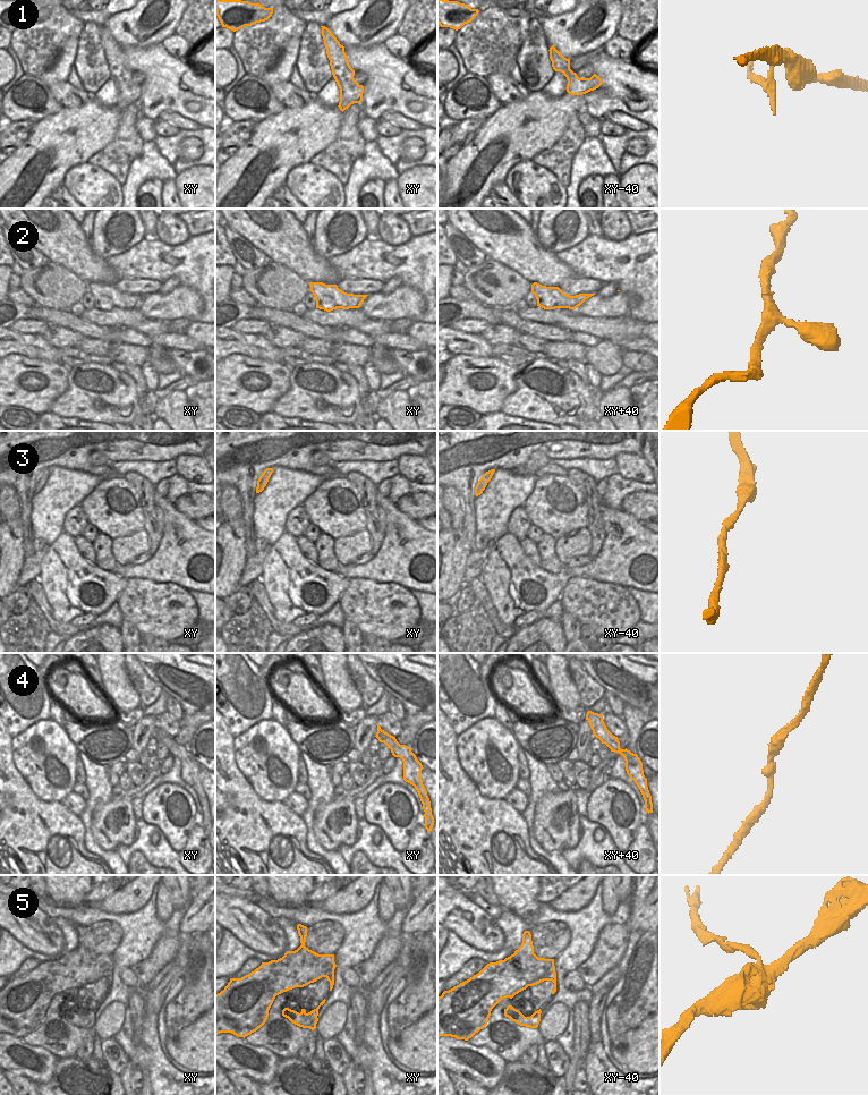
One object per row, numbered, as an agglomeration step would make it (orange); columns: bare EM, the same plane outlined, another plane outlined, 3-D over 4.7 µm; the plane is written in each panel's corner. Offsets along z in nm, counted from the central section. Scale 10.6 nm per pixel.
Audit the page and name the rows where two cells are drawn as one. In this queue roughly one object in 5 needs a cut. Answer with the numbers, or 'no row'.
1

